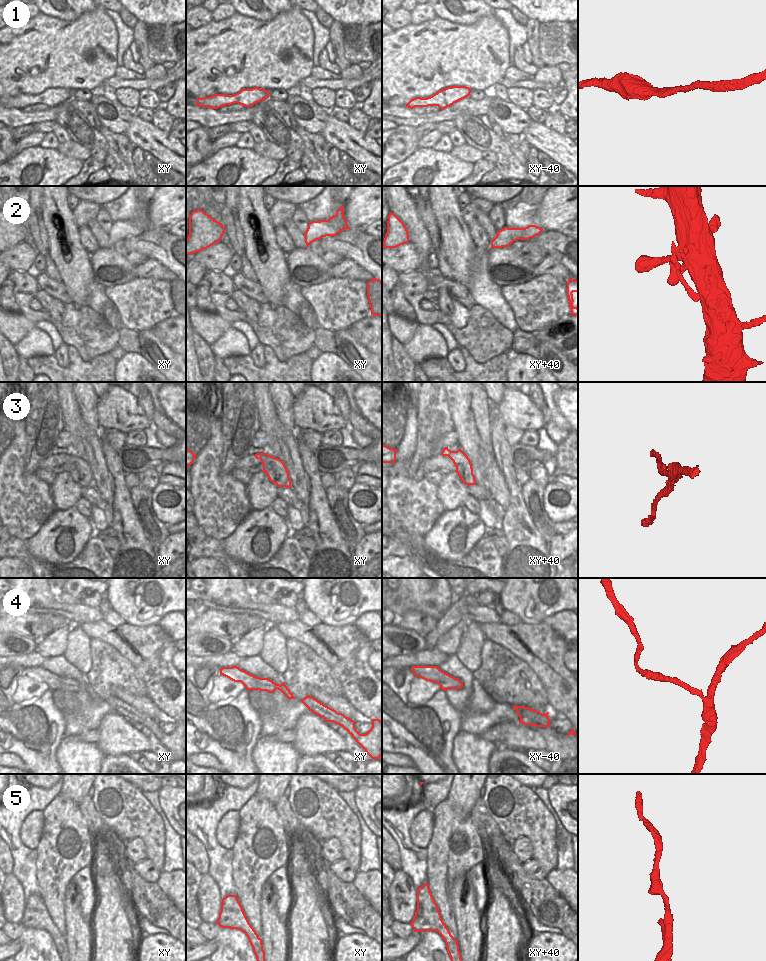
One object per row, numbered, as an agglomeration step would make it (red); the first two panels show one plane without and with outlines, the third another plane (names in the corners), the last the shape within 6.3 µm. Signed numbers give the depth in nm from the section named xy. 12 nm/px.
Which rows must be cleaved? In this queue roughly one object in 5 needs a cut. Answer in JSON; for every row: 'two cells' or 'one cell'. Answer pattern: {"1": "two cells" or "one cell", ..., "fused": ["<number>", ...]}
{"1": "one cell", "2": "one cell", "3": "two cells", "4": "one cell", "5": "one cell", "fused": ["3"]}

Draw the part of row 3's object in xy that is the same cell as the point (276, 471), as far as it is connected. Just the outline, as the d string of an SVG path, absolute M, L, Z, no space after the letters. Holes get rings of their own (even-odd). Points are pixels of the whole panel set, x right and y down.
M267 457L265 463L268 466L263 468L261 472L267 474L270 482L276 484L278 487L291 488L289 472L282 460Z

